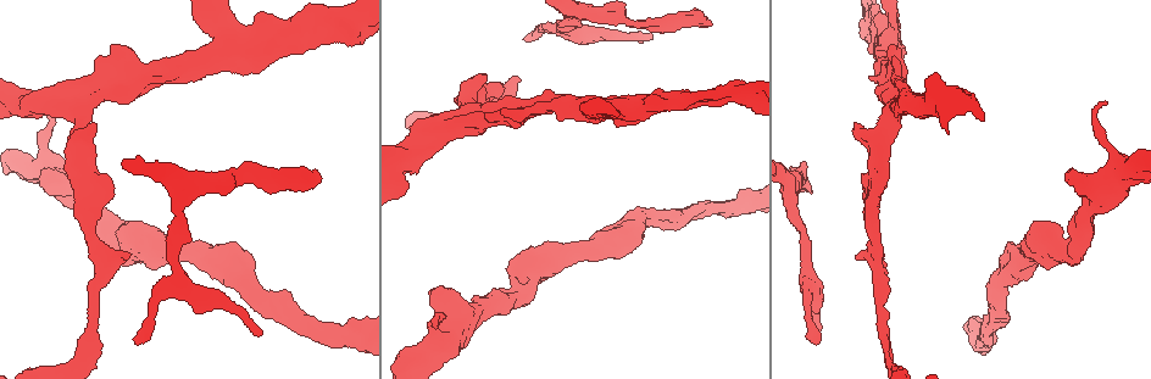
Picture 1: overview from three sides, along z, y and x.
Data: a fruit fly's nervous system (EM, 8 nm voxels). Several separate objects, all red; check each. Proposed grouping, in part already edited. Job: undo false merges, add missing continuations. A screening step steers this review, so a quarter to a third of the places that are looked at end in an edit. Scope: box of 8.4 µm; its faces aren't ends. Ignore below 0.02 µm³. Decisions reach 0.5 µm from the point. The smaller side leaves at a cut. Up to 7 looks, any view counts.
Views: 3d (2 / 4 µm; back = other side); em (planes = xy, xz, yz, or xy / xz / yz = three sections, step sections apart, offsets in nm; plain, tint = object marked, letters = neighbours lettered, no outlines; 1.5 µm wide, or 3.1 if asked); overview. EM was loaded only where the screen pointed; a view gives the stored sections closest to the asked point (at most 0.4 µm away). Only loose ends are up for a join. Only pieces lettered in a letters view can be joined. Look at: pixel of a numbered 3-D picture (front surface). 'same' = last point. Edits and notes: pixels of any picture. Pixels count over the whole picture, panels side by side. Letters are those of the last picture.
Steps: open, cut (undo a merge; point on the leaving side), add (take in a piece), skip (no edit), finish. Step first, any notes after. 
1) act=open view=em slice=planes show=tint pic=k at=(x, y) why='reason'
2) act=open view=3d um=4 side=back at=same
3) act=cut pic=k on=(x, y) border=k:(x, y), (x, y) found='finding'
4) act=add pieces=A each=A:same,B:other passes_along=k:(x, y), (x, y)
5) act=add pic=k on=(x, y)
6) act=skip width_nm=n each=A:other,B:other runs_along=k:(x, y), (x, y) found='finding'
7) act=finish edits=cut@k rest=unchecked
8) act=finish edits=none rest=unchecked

act=open view=em slice=planes show=plain pic=1 at=(135, 338) why='free end'

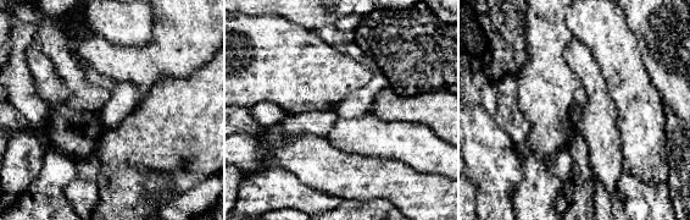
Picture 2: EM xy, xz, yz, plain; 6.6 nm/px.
act=open view=em slice=planes show=letters at=same

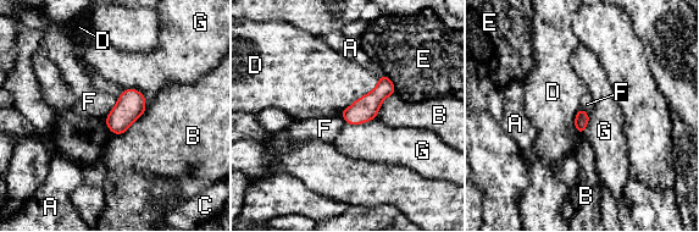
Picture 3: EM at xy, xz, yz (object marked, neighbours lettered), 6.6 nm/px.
act=skip each=A:other,B:other,C:other,D:other,E:other,F:other,G:other border=3:(117, 100), (105, 120) found='no lettered piece goes on from it'

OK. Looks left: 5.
act=open view=em slice=yz step=4 show=tint pic=1 at=(1069, 174)

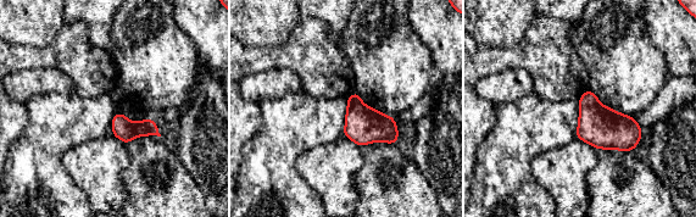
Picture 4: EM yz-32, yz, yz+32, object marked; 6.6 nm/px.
act=open view=em slice=planes show=tint at=same why='another direction'

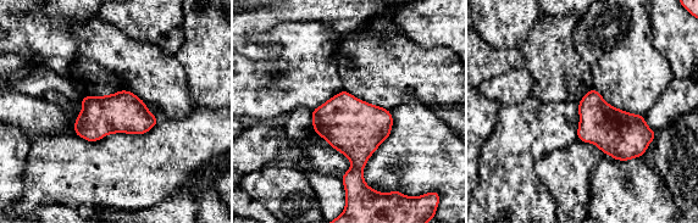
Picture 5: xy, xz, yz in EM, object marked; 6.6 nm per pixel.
act=open view=em slice=planes show=letters at=same

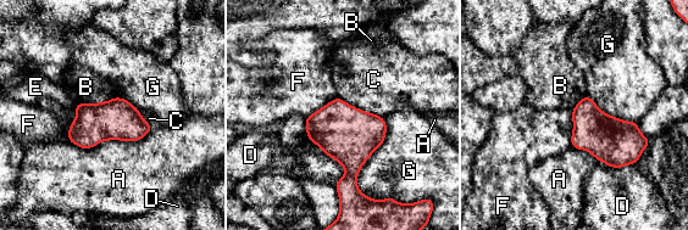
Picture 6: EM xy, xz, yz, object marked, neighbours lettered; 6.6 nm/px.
act=skip each=A:other,B:other,C:other,D:other,E:other,F:other,G:other border=6:(117, 96), (100, 102), (76, 104) found='none of them fits'

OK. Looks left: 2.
act=open view=em slice=planes show=letters pic=1 at=(438, 327) why='branch stops here'

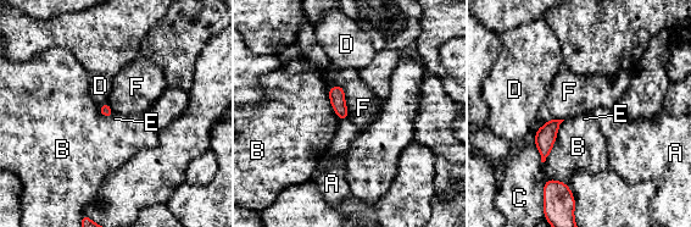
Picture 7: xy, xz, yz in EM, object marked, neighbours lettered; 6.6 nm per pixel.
act=skip longest_contact=B:320nm each=A:other,B:other,C:other,D:other,E:other,F:other border=7:(340, 86), (344, 93), (347, 117) found='no lettered piece goes on from it'

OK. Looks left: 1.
act=finish edits=none rest=unchecked

